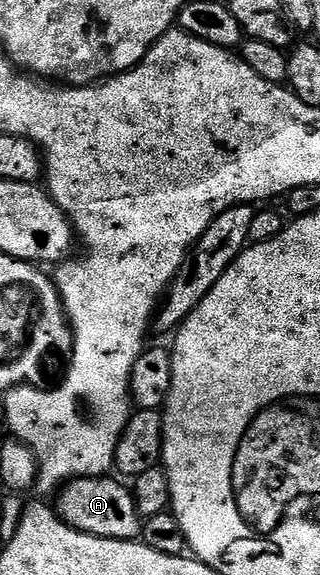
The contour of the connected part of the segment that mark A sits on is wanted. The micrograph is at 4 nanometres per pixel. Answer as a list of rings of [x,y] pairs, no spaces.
[[[116,477],[98,479],[73,479],[59,488],[55,496],[54,510],[60,520],[87,535],[97,535],[103,539],[132,541],[141,534],[142,520],[136,509],[136,497],[128,491]]]

